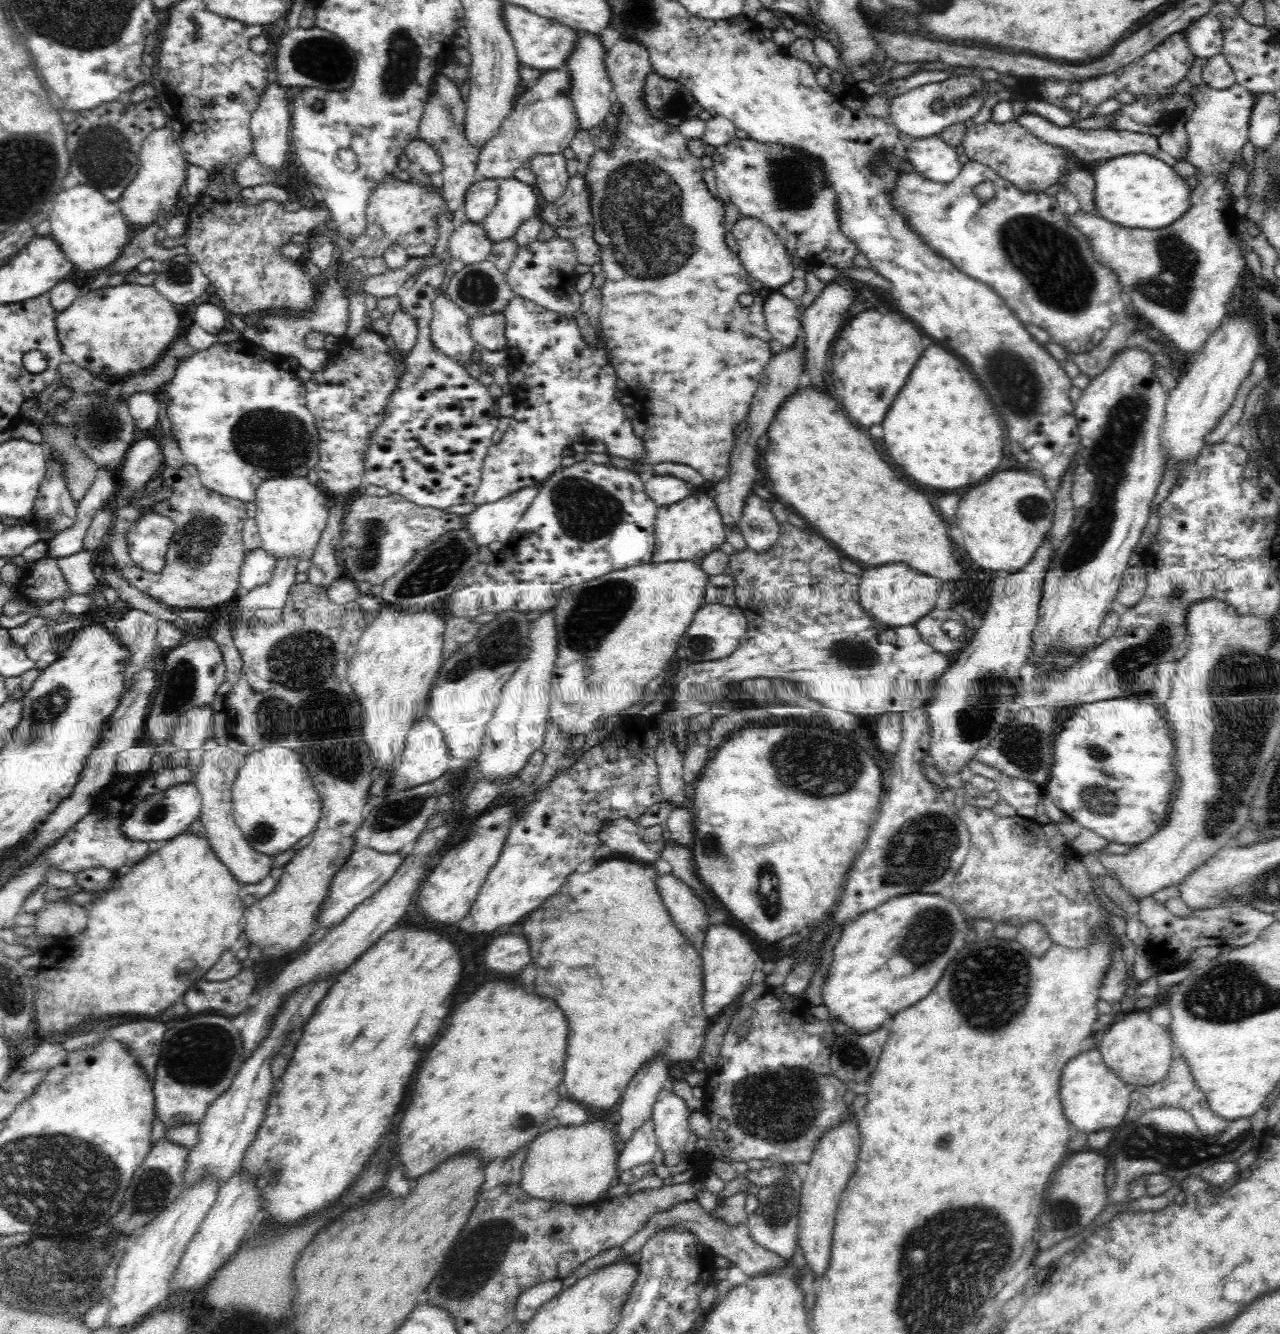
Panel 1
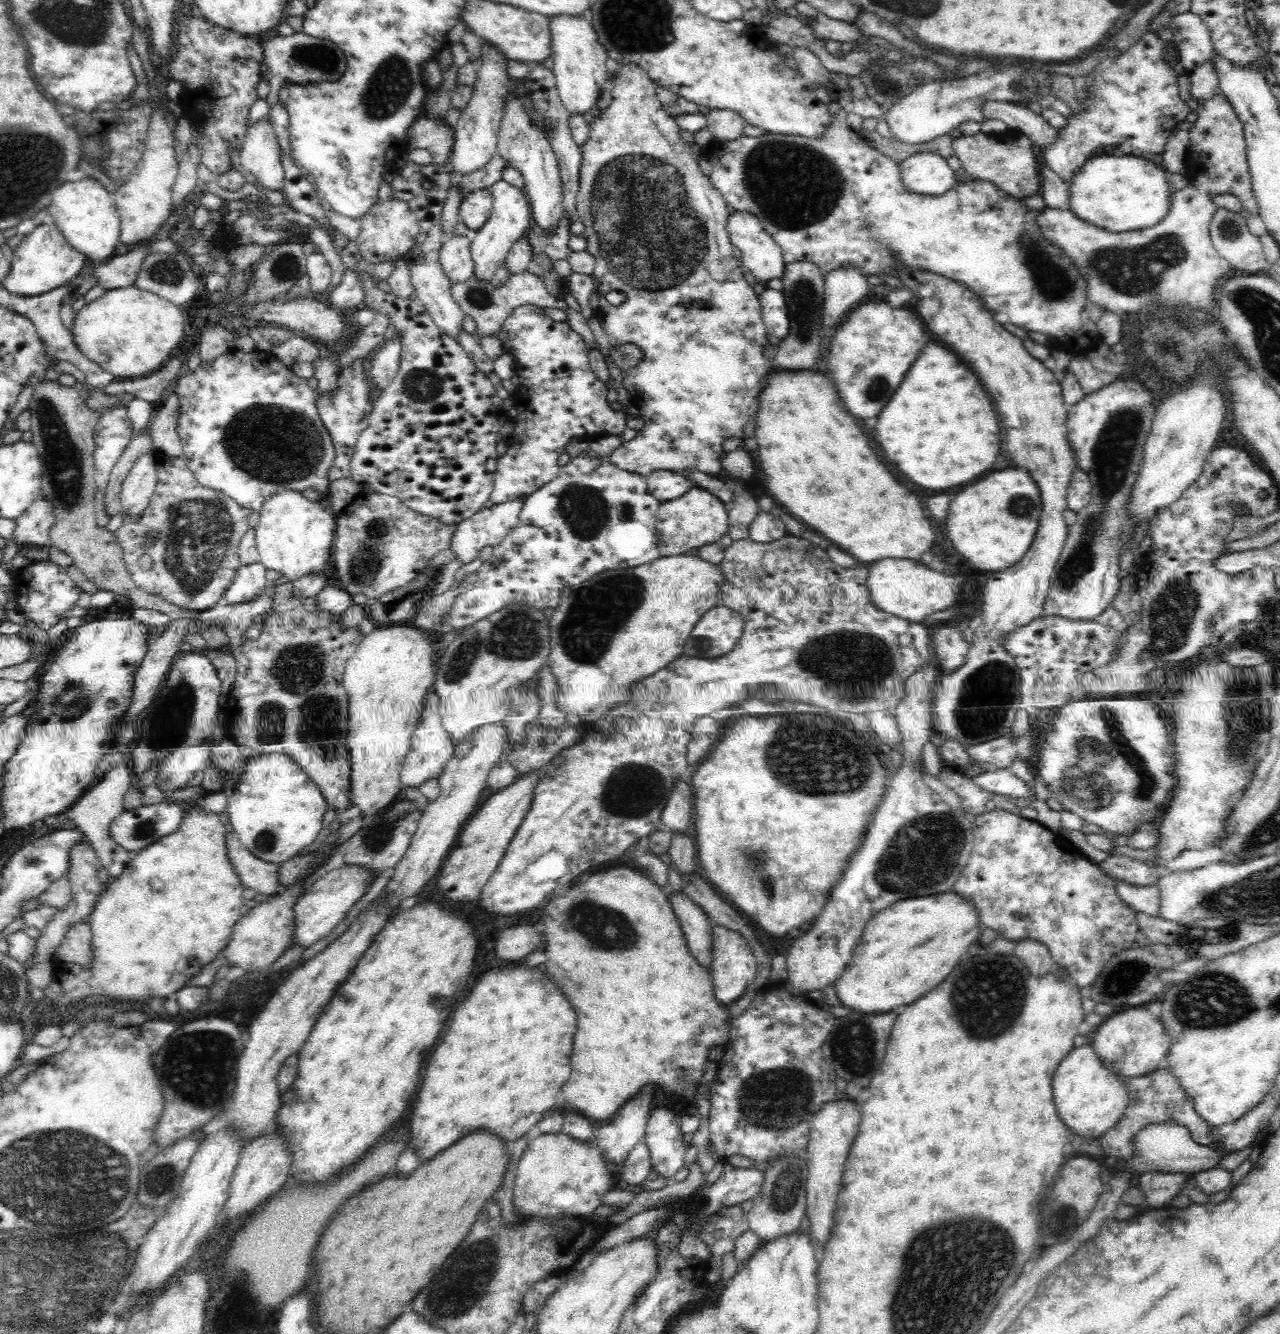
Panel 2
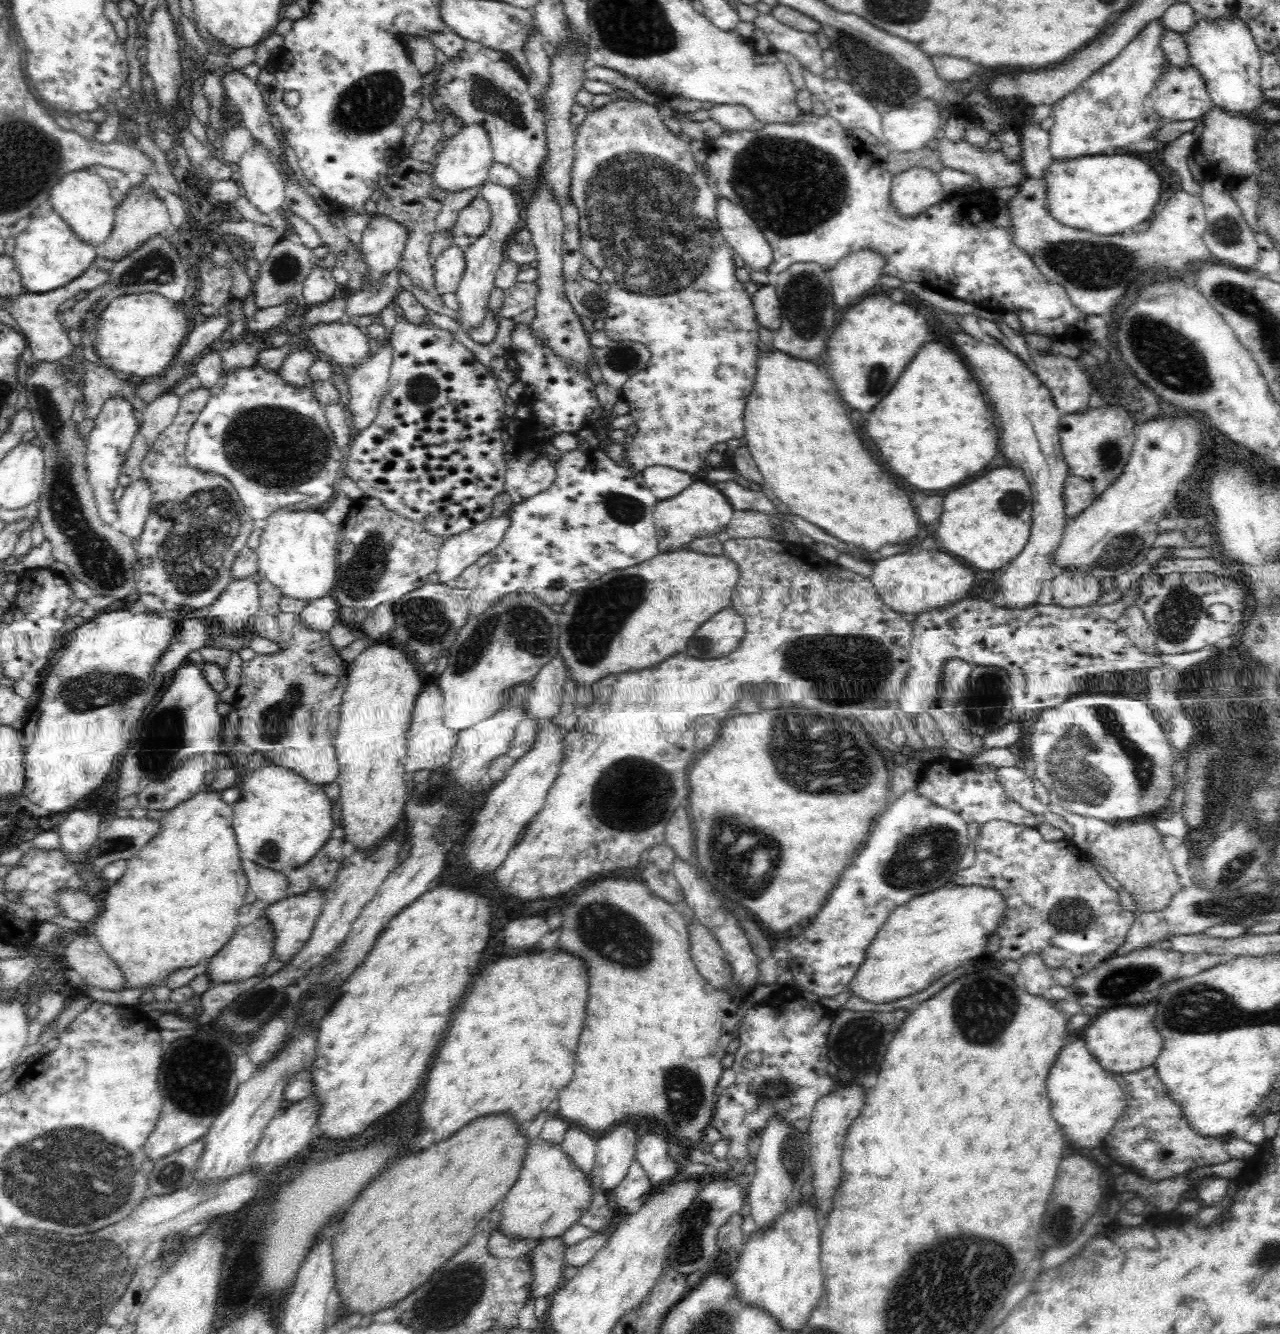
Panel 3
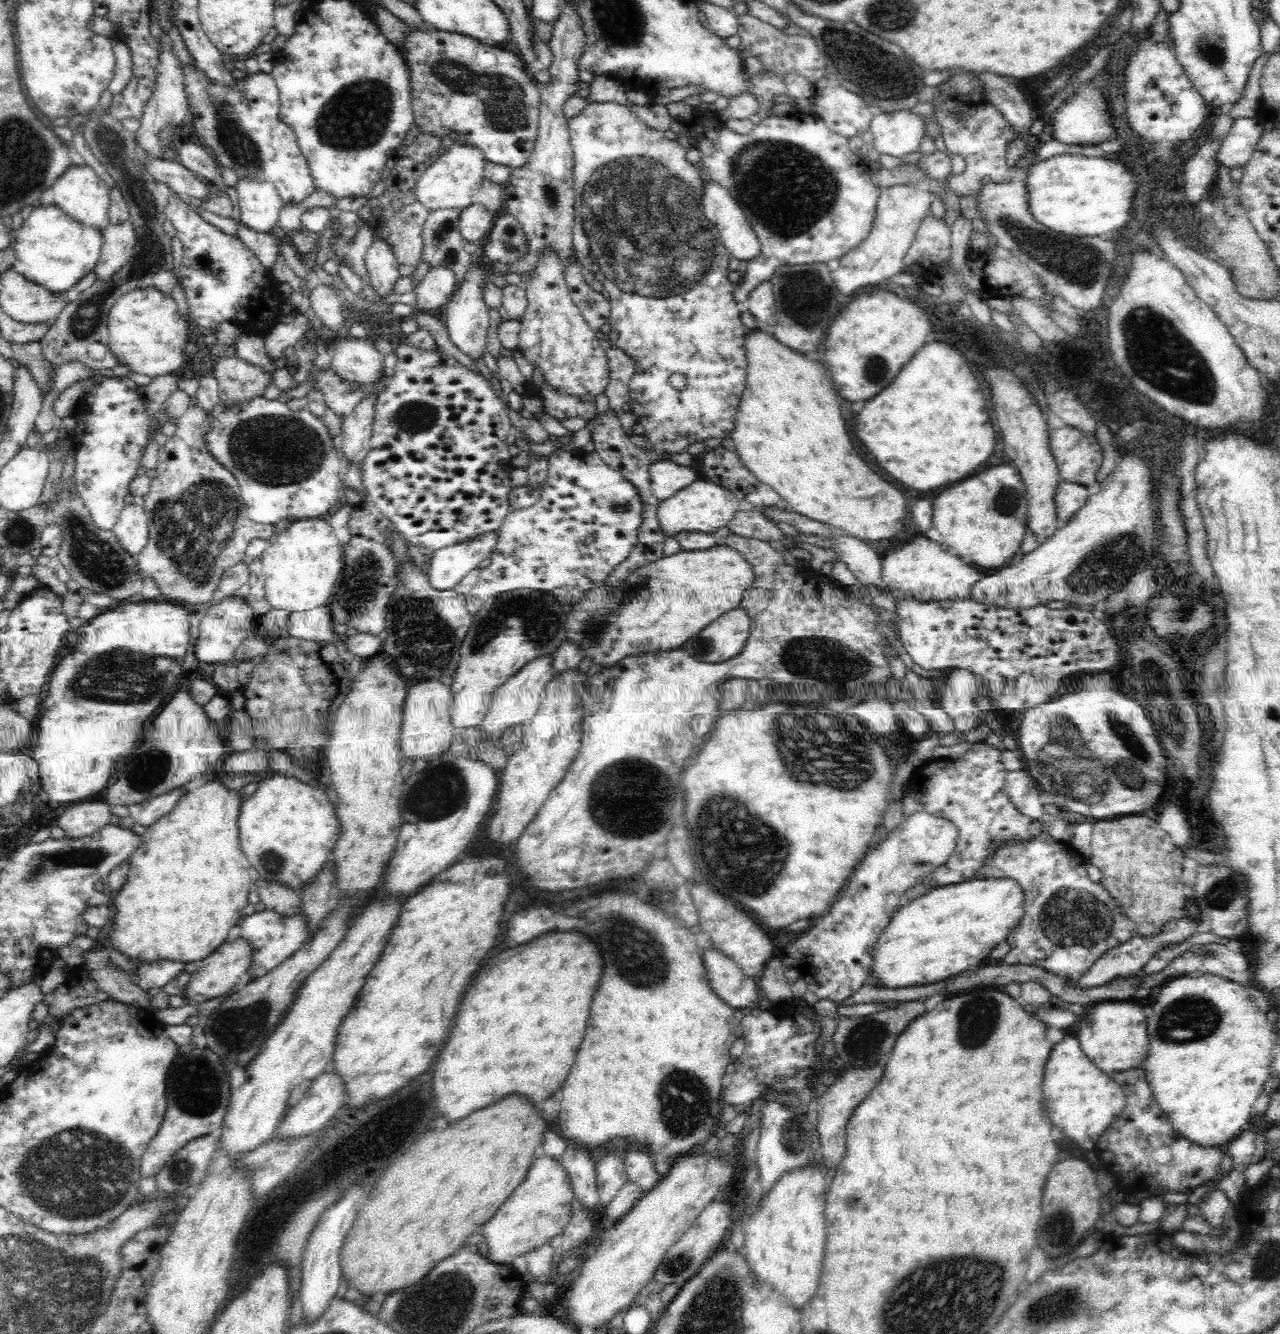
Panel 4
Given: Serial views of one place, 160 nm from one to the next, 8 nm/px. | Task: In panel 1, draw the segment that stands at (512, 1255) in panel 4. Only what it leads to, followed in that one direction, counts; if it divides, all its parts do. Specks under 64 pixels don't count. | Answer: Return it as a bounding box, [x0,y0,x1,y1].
[519,1116,620,1207]

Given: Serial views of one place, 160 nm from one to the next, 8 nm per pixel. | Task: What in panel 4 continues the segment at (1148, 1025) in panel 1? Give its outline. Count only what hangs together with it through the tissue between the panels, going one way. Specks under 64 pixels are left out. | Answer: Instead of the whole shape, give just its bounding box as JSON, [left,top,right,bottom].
[1076,1002,1148,1074]

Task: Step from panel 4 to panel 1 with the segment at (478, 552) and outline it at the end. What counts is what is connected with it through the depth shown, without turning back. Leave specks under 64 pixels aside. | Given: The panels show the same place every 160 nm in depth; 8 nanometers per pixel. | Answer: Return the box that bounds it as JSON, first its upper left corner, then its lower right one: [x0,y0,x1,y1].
[464,484,540,547]

